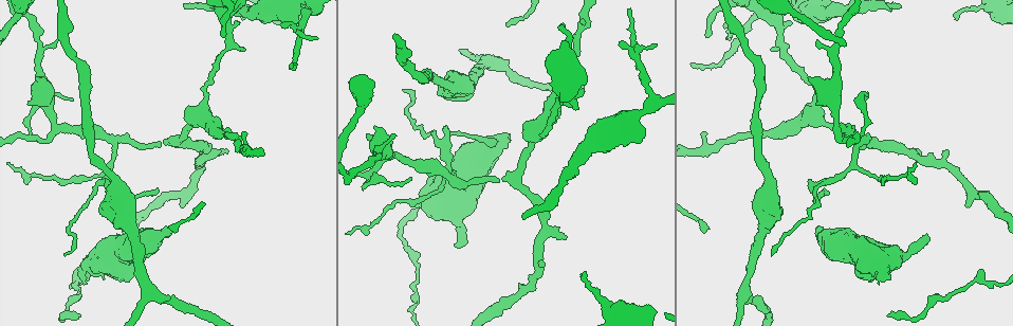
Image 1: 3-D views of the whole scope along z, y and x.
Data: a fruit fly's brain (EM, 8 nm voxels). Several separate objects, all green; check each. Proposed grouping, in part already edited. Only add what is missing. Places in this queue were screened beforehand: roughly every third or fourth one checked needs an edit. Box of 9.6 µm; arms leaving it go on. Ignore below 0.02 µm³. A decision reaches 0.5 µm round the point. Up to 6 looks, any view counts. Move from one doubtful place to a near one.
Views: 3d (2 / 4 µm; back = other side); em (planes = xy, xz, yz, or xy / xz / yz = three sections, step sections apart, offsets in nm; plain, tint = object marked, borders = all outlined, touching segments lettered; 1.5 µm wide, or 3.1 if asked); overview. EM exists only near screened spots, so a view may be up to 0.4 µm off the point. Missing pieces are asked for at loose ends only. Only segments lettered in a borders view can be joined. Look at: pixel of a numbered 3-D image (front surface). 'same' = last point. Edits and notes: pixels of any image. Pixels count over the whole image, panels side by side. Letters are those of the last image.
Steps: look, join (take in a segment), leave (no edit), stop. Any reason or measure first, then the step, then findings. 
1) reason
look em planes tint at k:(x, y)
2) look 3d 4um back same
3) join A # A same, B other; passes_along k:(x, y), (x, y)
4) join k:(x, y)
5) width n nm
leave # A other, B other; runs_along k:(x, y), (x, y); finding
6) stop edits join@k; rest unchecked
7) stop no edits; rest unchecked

thick end
look 3d 2um at 1:(506, 138)

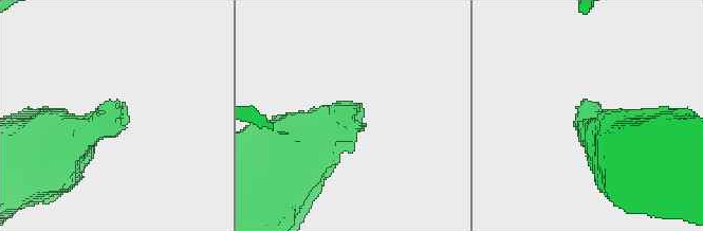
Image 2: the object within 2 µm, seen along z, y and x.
shape alone is not enough
look em planes plain at 2:(354, 111)

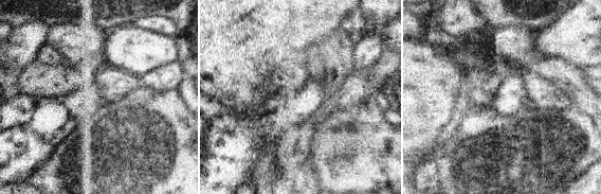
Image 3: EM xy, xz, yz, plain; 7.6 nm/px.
what lies round it
look em planes borders same

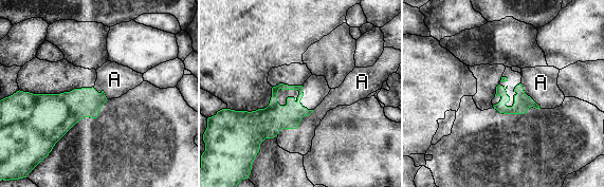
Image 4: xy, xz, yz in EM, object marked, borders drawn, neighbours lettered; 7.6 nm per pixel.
leave # A other; border 4:(313, 110), (295, 128), (277, 133); no lettered segment goes on from it

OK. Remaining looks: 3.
thin end
look em yz step 8 tint at 1:(410, 180)

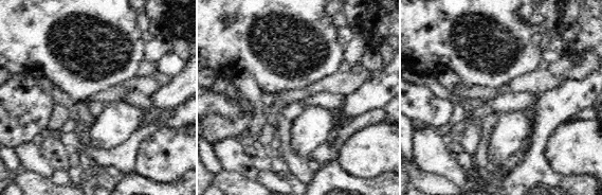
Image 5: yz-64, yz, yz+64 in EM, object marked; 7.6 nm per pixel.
look em planes borders same

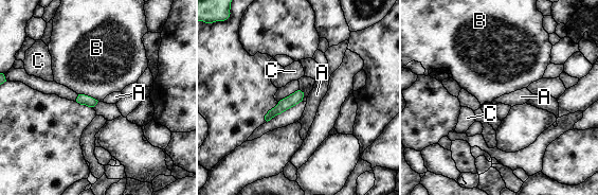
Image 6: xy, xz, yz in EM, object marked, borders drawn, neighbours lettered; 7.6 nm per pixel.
leave # A other, B other, C other; no lettered segment goes on from it

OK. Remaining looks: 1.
stop no edits; rest unchecked

